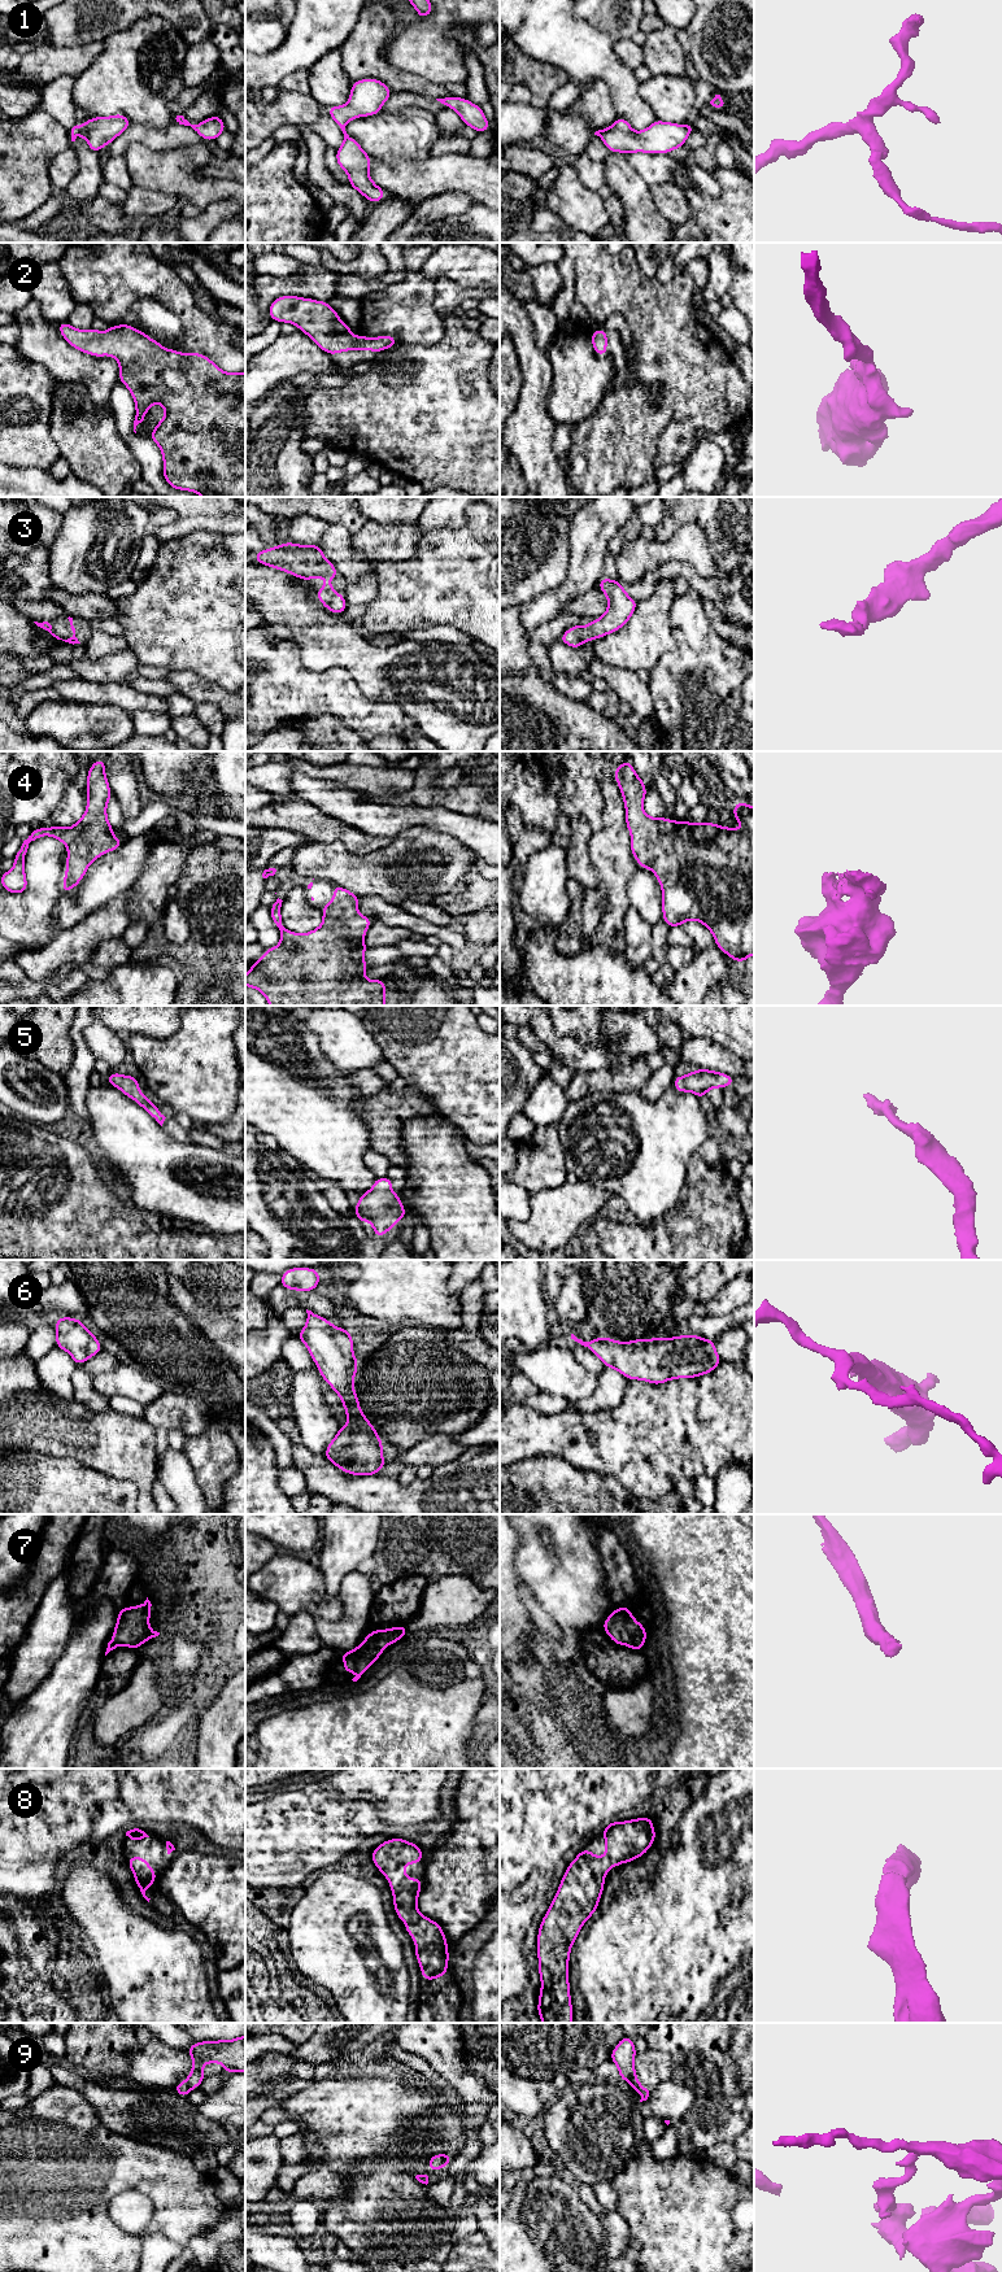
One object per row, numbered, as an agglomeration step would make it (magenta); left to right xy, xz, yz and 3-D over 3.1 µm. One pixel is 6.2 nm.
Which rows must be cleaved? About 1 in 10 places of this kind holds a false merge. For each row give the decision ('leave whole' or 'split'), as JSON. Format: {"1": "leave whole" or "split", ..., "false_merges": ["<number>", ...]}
{"1": "leave whole", "2": "leave whole", "3": "leave whole", "4": "leave whole", "5": "leave whole", "6": "leave whole", "7": "leave whole", "8": "leave whole", "9": "split", "false_merges": ["9"]}

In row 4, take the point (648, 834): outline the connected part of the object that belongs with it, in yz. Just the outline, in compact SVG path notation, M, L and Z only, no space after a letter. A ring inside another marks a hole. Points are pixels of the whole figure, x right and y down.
M624 759L613 771L622 792L626 807L626 825L631 833L631 852L639 867L649 868L662 888L662 913L668 928L681 926L683 923L697 920L702 923L715 939L715 945L739 964L754 955L754 807L746 802L737 802L733 807L735 820L744 825L742 830L726 828L710 821L694 824L690 821L674 821L666 817L649 817L642 803L648 793L633 766Z

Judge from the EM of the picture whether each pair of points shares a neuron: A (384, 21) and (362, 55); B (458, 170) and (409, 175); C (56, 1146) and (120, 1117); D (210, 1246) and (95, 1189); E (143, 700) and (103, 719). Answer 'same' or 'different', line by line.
A: same
B: same
C: different
D: same
E: different

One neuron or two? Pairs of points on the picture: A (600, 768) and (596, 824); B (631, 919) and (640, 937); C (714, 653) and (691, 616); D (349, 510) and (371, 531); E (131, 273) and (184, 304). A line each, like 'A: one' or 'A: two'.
A: one
B: one
C: one
D: two
E: one

